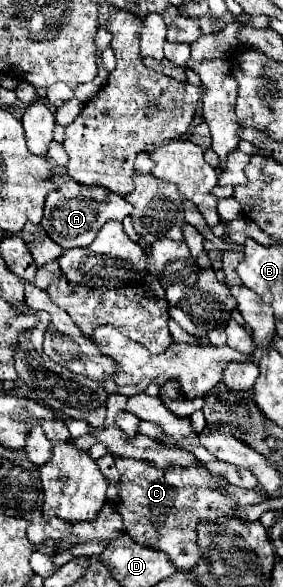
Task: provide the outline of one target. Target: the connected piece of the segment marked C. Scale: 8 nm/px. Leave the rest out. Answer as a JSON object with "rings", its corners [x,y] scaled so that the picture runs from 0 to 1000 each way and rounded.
{"rings":[[[410,780],[410,797],[424,804],[410,869],[438,882],[445,910],[502,930],[544,930],[551,937],[587,940],[629,971],[671,971],[707,954],[693,899],[714,886],[834,879],[820,869],[841,859],[756,838],[756,811],[721,794],[558,801],[473,780]]]}

